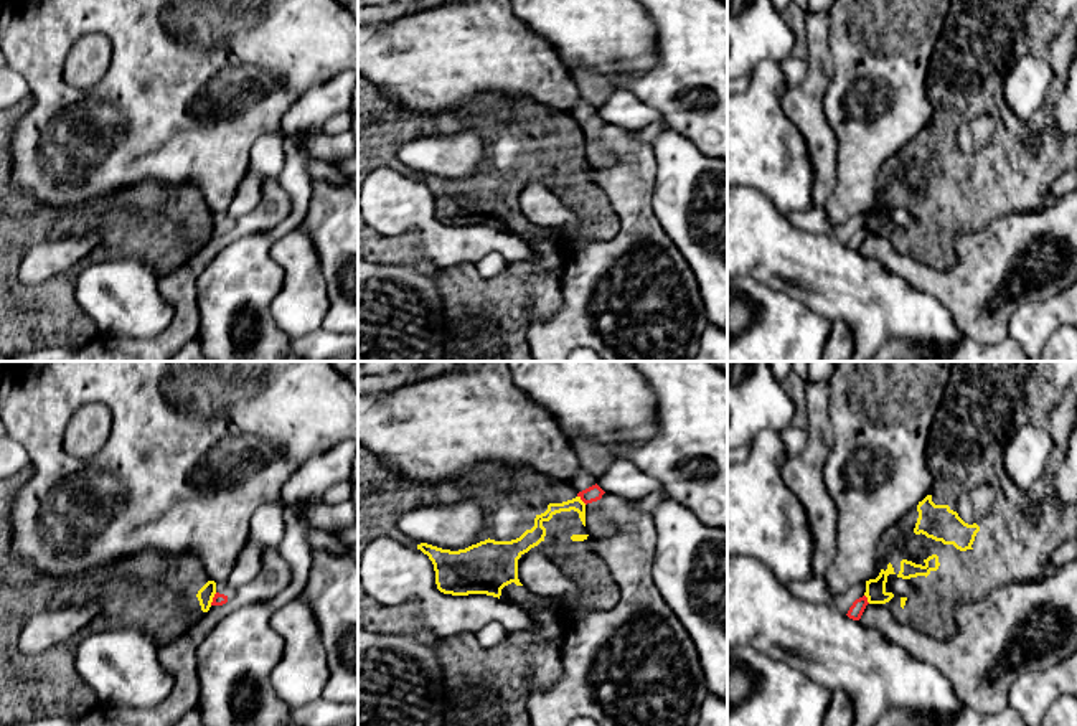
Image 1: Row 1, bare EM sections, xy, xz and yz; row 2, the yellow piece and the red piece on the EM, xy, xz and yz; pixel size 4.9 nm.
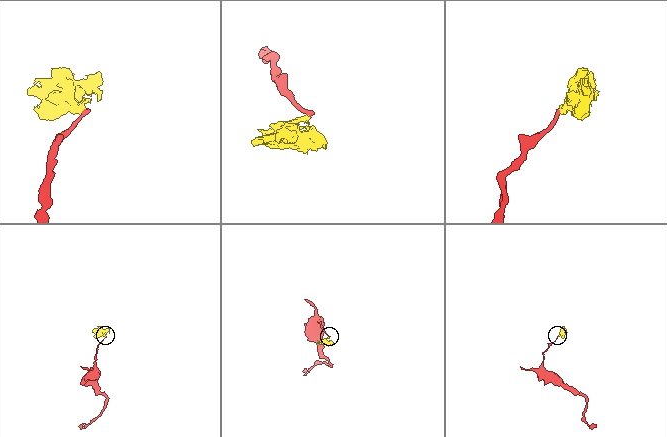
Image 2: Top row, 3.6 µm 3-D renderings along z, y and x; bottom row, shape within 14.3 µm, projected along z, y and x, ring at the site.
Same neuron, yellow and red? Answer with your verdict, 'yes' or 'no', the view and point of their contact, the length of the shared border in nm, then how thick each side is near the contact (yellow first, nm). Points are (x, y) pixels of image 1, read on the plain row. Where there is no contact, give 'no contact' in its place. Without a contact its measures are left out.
no | xz (581, 131) | 60 nm | 70/80 nm

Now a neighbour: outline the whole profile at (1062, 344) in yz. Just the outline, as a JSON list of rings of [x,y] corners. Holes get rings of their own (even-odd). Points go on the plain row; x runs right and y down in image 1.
[[[1059,327],[1046,342],[1041,361],[1077,361],[1077,328]]]

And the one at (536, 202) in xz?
[[[538,177],[518,190],[518,210],[541,228],[574,228],[577,216]]]

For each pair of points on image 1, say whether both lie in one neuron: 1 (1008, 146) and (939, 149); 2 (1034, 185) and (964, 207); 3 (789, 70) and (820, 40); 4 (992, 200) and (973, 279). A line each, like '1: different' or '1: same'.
1: same
2: same
3: different
4: different

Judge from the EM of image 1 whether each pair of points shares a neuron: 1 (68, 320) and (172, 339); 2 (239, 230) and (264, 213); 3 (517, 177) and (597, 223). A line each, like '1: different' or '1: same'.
1: different
2: same
3: same

